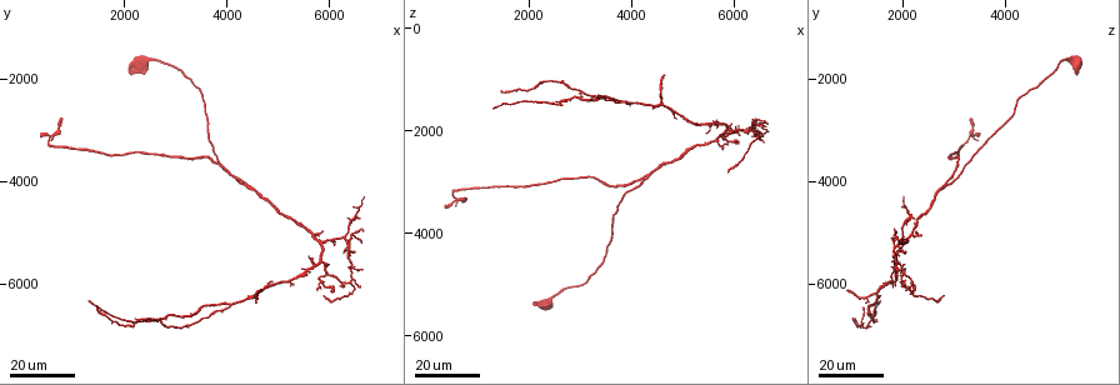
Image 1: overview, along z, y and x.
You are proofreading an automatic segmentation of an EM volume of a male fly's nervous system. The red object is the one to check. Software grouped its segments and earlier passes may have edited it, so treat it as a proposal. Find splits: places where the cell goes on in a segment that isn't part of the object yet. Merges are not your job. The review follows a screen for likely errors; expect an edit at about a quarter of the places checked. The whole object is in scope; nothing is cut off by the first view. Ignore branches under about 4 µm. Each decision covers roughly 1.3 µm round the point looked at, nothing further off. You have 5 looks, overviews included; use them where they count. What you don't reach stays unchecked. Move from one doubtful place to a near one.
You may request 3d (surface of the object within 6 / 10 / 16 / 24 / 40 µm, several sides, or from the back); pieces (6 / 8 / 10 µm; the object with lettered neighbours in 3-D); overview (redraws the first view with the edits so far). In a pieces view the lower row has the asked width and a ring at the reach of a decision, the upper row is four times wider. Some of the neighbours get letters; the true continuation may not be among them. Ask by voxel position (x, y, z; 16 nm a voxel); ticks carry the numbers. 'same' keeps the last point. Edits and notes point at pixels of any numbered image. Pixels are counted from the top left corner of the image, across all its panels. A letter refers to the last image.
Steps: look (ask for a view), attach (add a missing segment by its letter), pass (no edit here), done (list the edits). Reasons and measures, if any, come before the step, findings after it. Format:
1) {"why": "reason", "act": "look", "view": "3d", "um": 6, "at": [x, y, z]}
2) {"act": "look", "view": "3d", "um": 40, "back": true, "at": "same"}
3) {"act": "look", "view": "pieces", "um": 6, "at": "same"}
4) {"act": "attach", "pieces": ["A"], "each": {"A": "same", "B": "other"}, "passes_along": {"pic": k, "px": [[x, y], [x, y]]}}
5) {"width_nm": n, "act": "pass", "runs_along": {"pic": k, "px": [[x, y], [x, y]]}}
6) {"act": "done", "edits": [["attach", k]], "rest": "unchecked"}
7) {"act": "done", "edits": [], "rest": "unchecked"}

{"why": "end of a long branch", "act": "look", "view": "3d", "um": 16, "at": [800, 2800, 3350]}

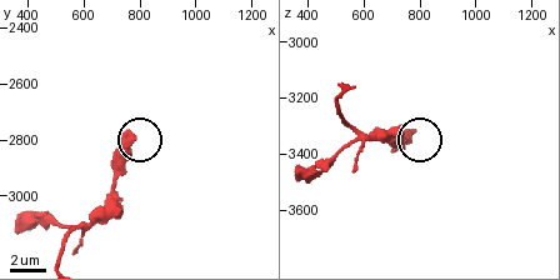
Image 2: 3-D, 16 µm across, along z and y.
{"why": "what lies round it", "act": "look", "view": "pieces", "um": 10, "at": [770, 2780, 3320]}

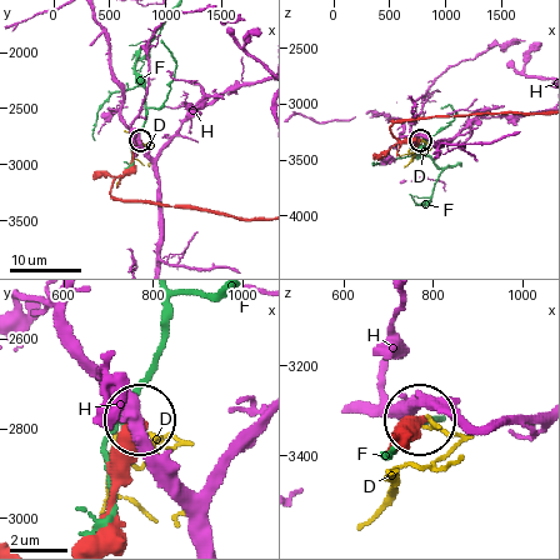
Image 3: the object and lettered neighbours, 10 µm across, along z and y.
{"act": "pass", "each": {"D": "other", "F": "other", "H": "other"}, "runs_along": {"pic": 3, "px": [[160, 206], [119, 200], [110, 194], [139, 140]]}, "found": "none of them fits"}

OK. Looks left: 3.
{"why": "free end", "act": "look", "view": "3d", "um": 16, "at": [4650, 6100, 900]}

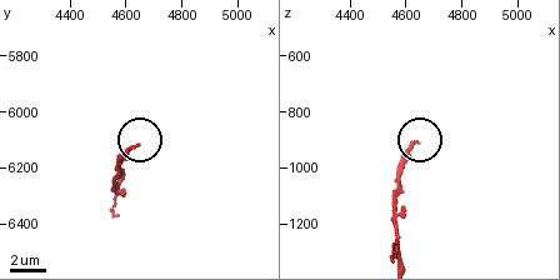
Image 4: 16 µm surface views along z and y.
{"act": "look", "view": "pieces", "um": 6, "at": [4630, 6120, 920]}

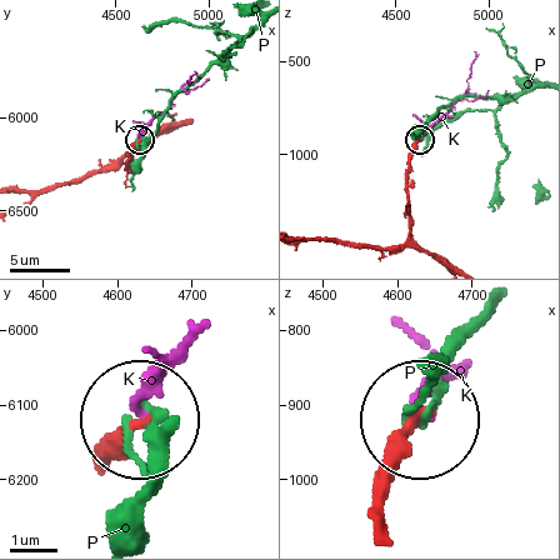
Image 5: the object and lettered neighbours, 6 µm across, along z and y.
{"act": "pass", "each": {"K": "other", "P": "other"}, "found": "none of them fits"}

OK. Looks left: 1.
{"act": "done", "edits": [], "rest": "unchecked"}

